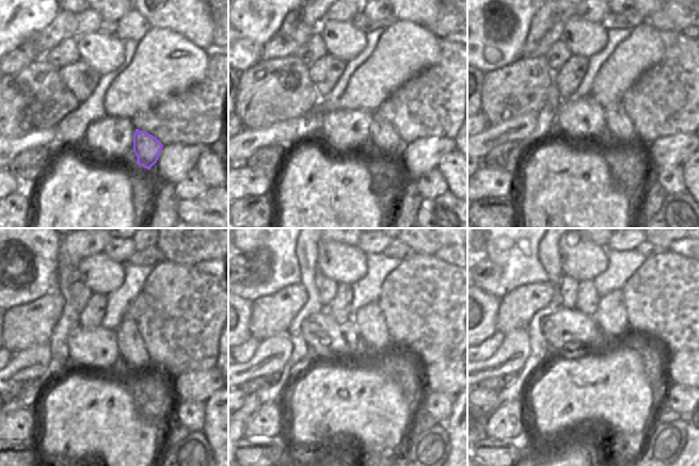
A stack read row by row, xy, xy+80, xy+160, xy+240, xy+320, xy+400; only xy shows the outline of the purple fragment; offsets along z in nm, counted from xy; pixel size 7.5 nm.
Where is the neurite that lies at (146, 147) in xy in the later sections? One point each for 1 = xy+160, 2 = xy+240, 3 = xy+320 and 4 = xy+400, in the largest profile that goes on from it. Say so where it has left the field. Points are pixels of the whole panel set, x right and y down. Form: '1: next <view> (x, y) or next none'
1: next xy+160 (620, 128)
2: next xy+240 (133, 354)
3: next xy+320 (371, 326)
4: next xy+400 (612, 318)

